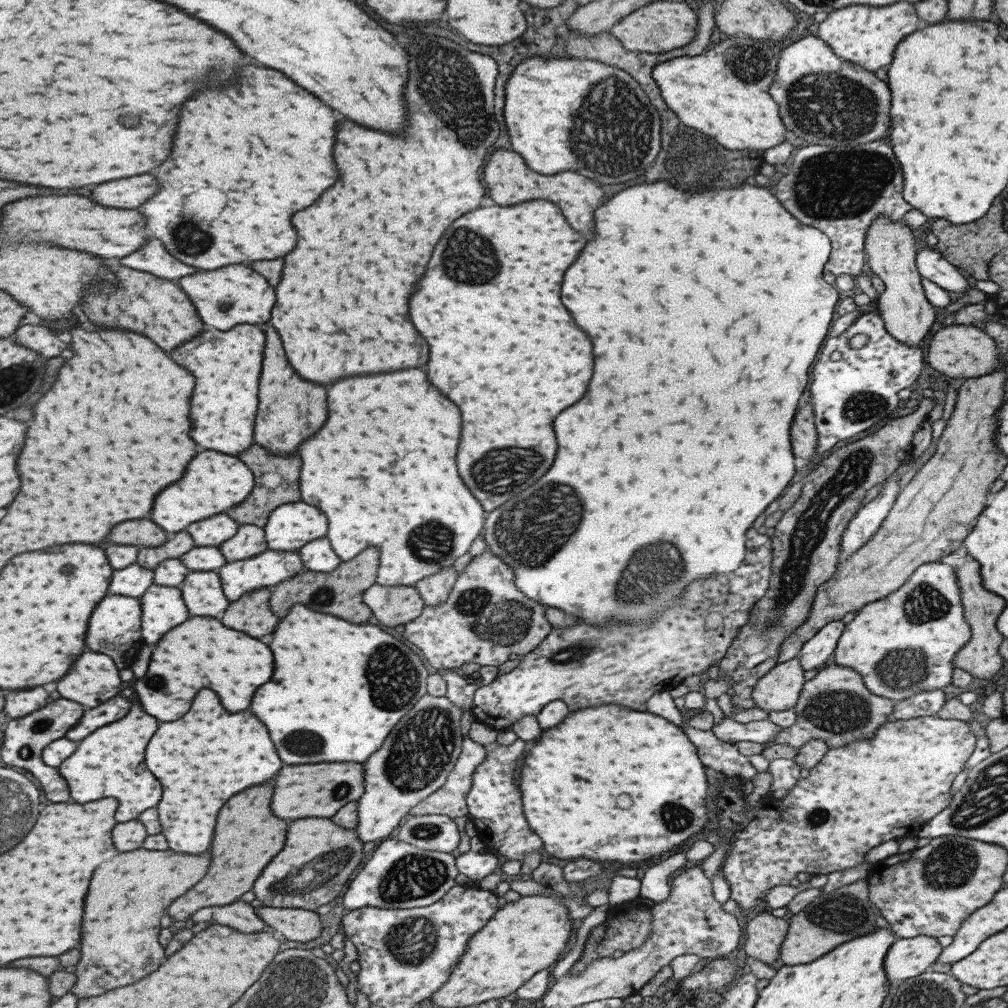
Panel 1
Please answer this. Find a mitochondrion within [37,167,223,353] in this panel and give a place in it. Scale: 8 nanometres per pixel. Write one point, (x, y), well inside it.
(191, 239)

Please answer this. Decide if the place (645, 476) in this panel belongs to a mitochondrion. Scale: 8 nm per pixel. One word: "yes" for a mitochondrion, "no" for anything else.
no

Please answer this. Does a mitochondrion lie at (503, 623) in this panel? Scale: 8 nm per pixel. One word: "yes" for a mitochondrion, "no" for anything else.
yes

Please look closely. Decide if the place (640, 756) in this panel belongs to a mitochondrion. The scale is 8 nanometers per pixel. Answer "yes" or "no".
no

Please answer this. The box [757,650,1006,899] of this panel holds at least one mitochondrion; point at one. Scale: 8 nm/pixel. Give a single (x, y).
(840, 711)

